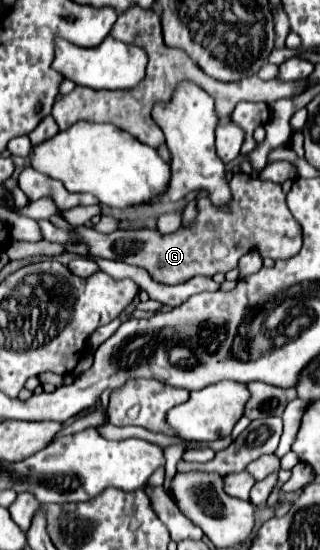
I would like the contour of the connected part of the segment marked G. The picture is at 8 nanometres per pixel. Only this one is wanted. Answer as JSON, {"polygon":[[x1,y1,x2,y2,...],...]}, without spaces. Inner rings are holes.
{"polygon":[[246,173,232,175,232,213,222,213,208,203,208,199,198,199,198,219,190,229,180,227,172,235,160,235,154,229,124,231,116,229,108,235,94,231,88,225,70,225,64,217,52,215,50,223,74,235,74,245,88,245,88,253,102,259,124,261,138,267,144,267,152,279,166,285,186,283,196,275,216,275,228,273,238,265,238,259,248,247,258,247,262,257,286,259,300,251,302,247,302,227,290,213,286,205,286,193,280,183,254,179]]}

